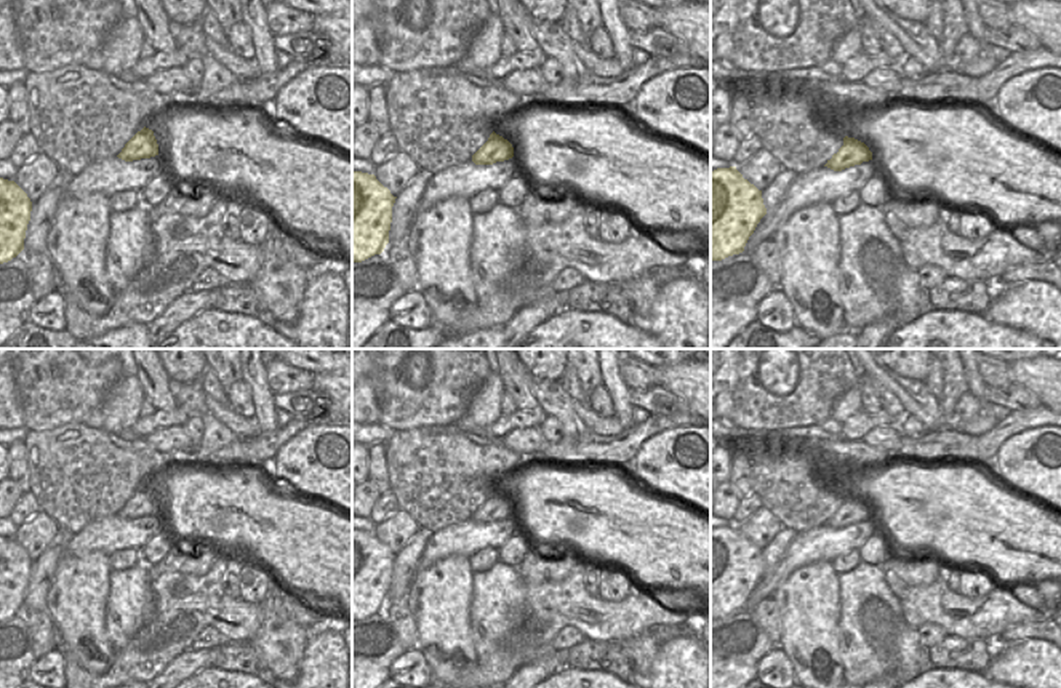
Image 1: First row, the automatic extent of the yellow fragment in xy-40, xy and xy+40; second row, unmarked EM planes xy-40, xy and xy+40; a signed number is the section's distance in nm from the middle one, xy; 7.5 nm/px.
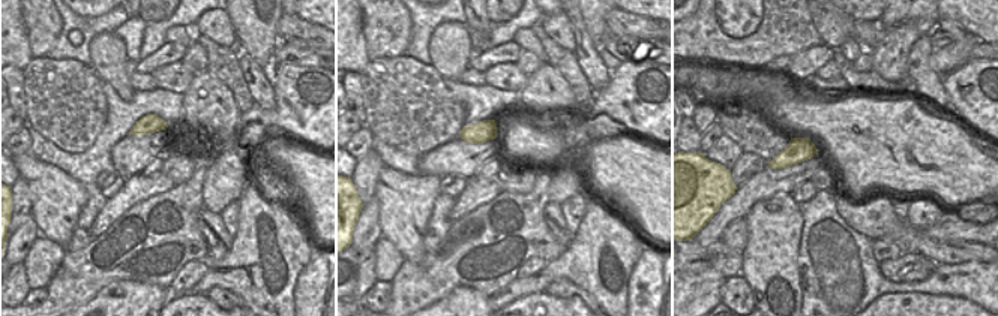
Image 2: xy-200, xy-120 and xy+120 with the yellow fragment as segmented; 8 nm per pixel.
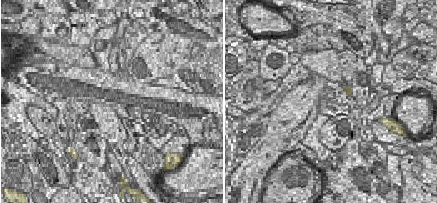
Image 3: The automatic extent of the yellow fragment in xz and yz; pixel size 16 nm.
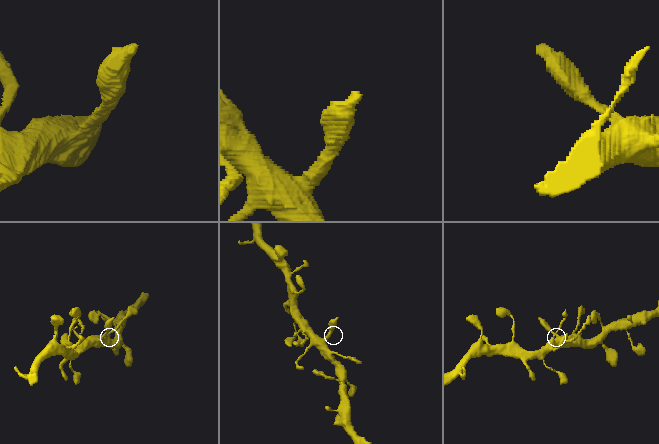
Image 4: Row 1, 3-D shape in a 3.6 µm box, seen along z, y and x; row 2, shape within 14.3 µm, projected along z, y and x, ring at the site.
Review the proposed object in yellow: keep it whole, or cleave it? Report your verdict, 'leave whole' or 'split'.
leave whole

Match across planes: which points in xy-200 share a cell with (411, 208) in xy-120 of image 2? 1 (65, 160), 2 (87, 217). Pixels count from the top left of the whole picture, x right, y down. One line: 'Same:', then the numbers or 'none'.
Same: none

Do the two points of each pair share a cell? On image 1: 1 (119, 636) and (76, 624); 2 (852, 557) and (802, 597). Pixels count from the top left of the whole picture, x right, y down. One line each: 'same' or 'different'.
1: different
2: different

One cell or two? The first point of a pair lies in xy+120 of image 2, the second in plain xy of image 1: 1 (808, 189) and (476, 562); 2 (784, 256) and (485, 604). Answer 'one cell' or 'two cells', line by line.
1: one cell
2: two cells

